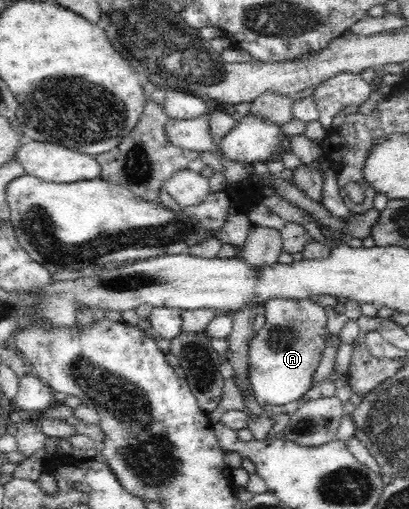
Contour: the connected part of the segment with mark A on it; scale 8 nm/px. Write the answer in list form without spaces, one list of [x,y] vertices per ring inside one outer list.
[[[274,297],[261,311],[266,316],[266,324],[256,332],[247,350],[251,391],[261,406],[298,401],[312,387],[312,378],[327,347],[326,308],[311,300]]]

